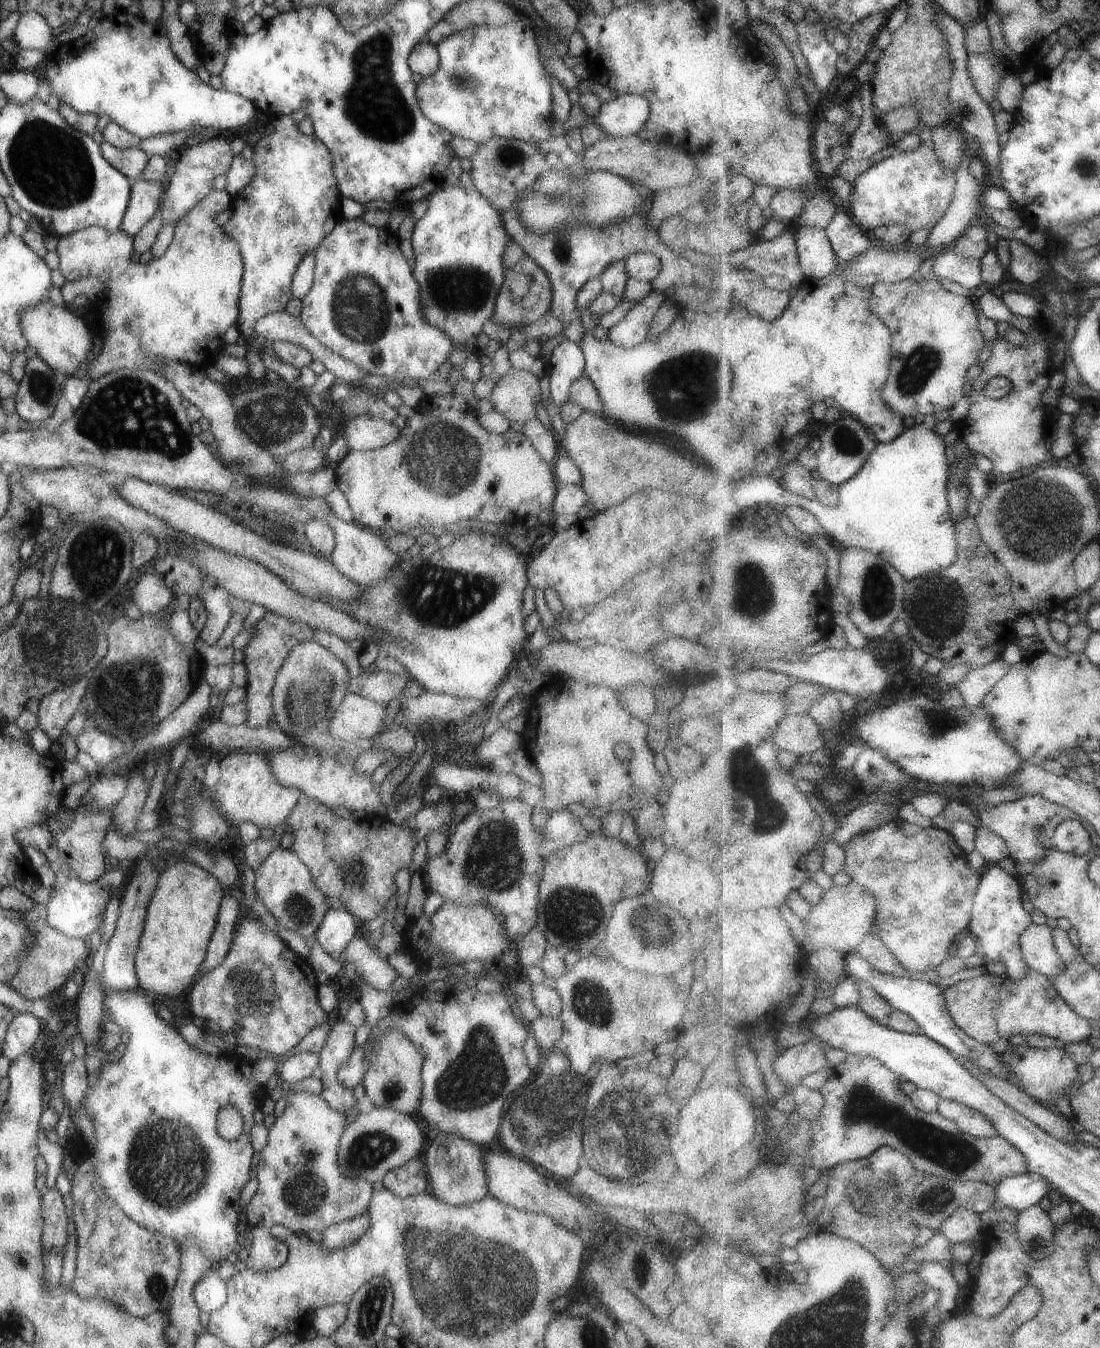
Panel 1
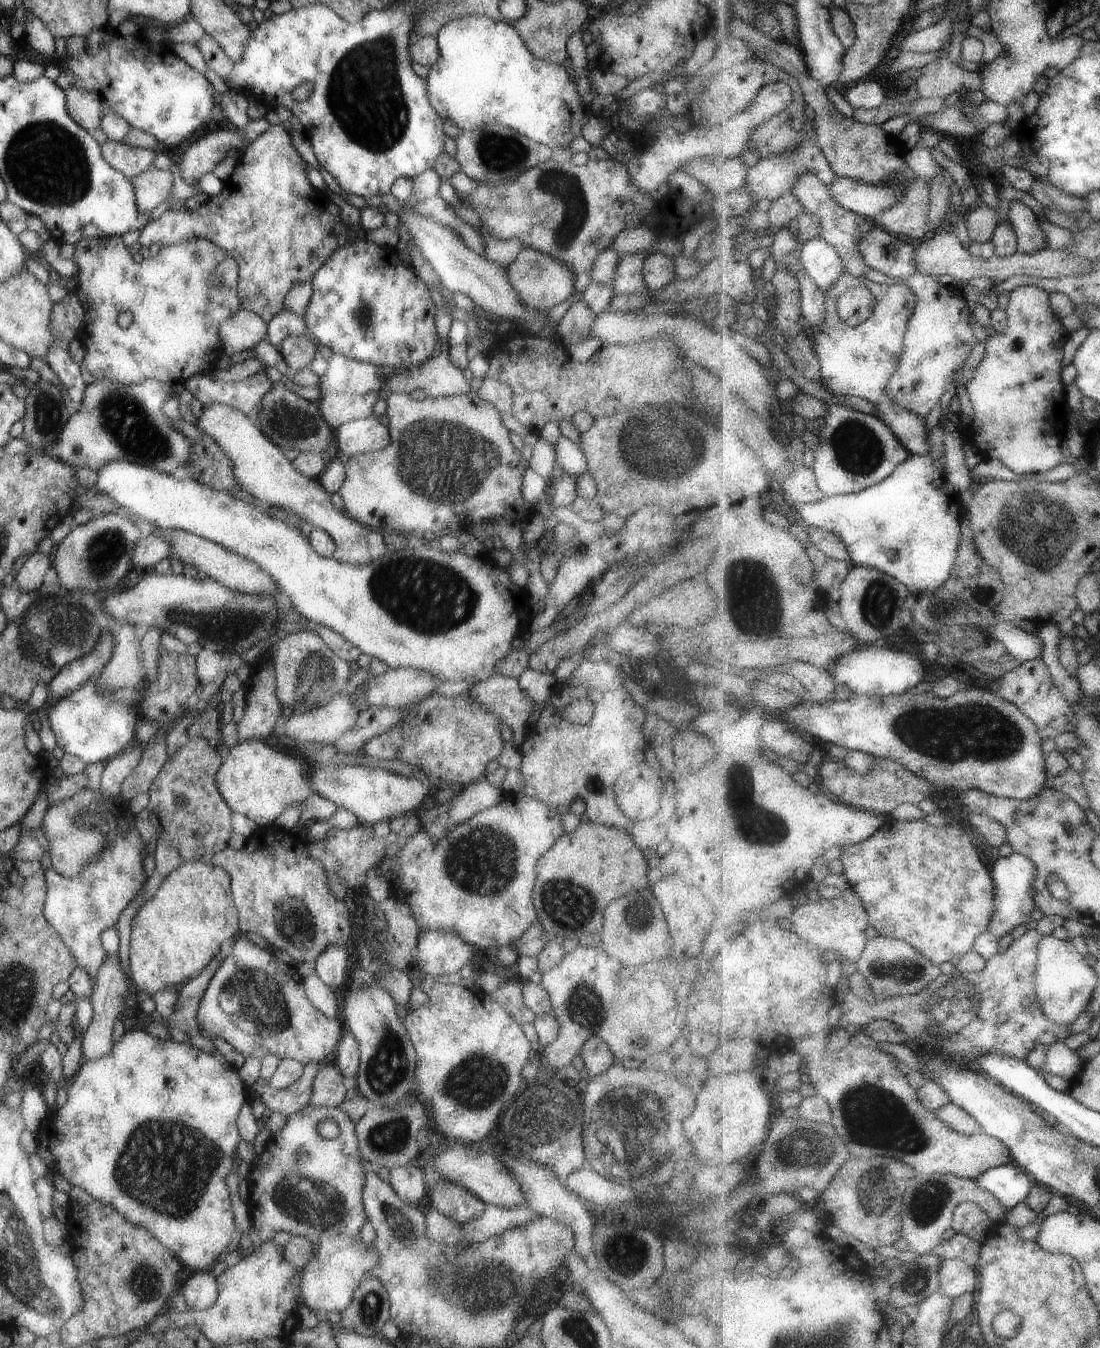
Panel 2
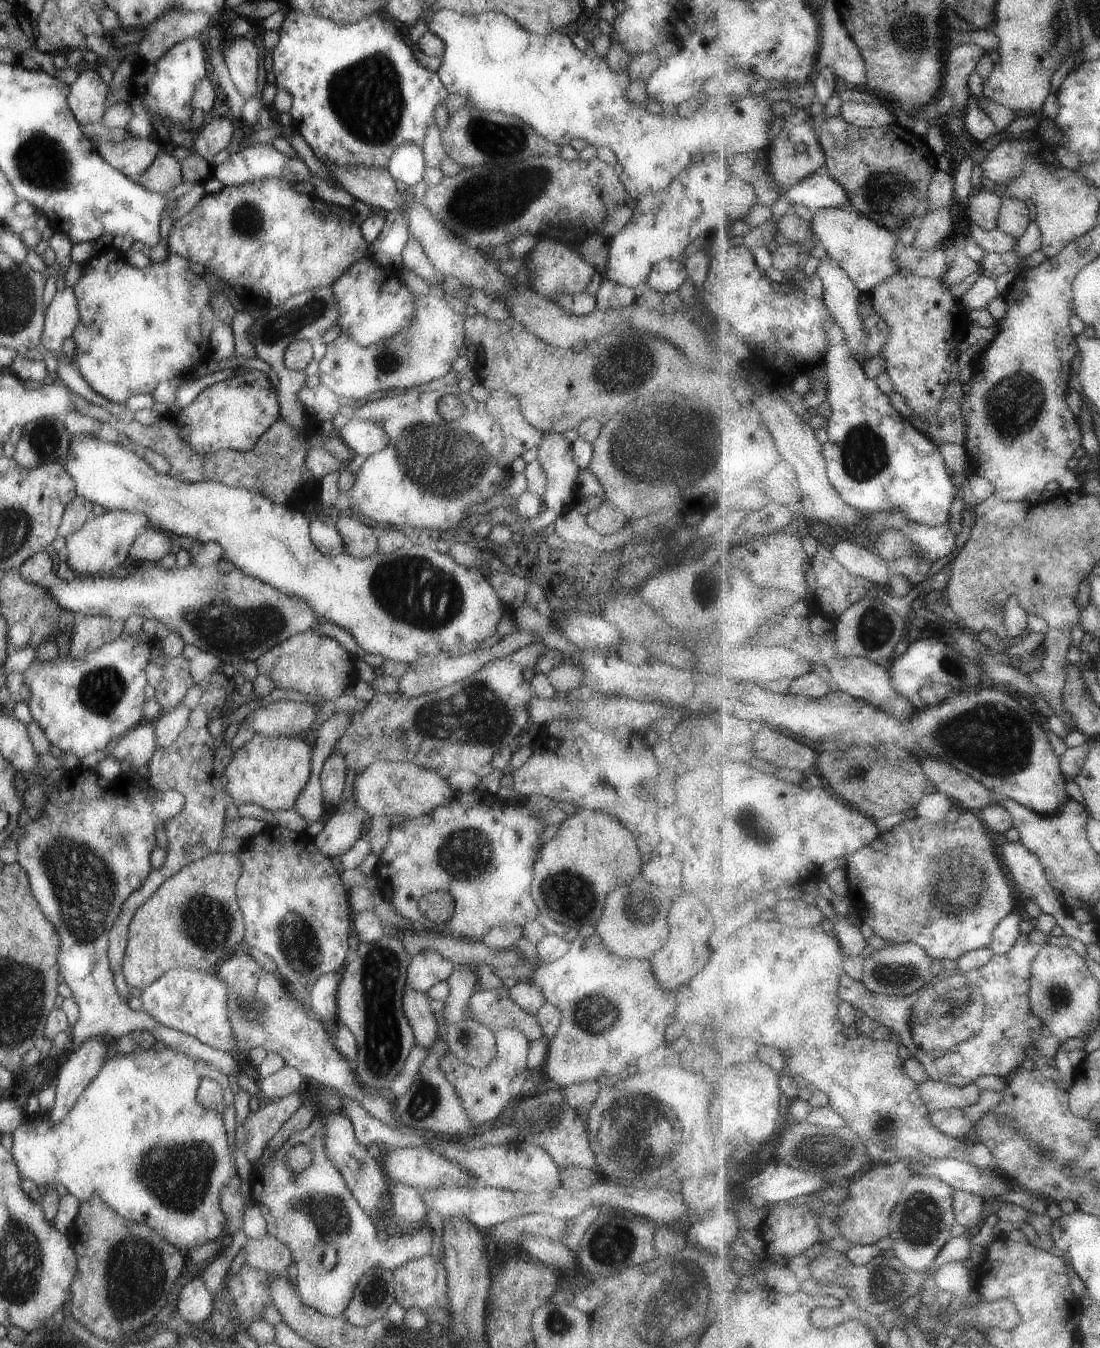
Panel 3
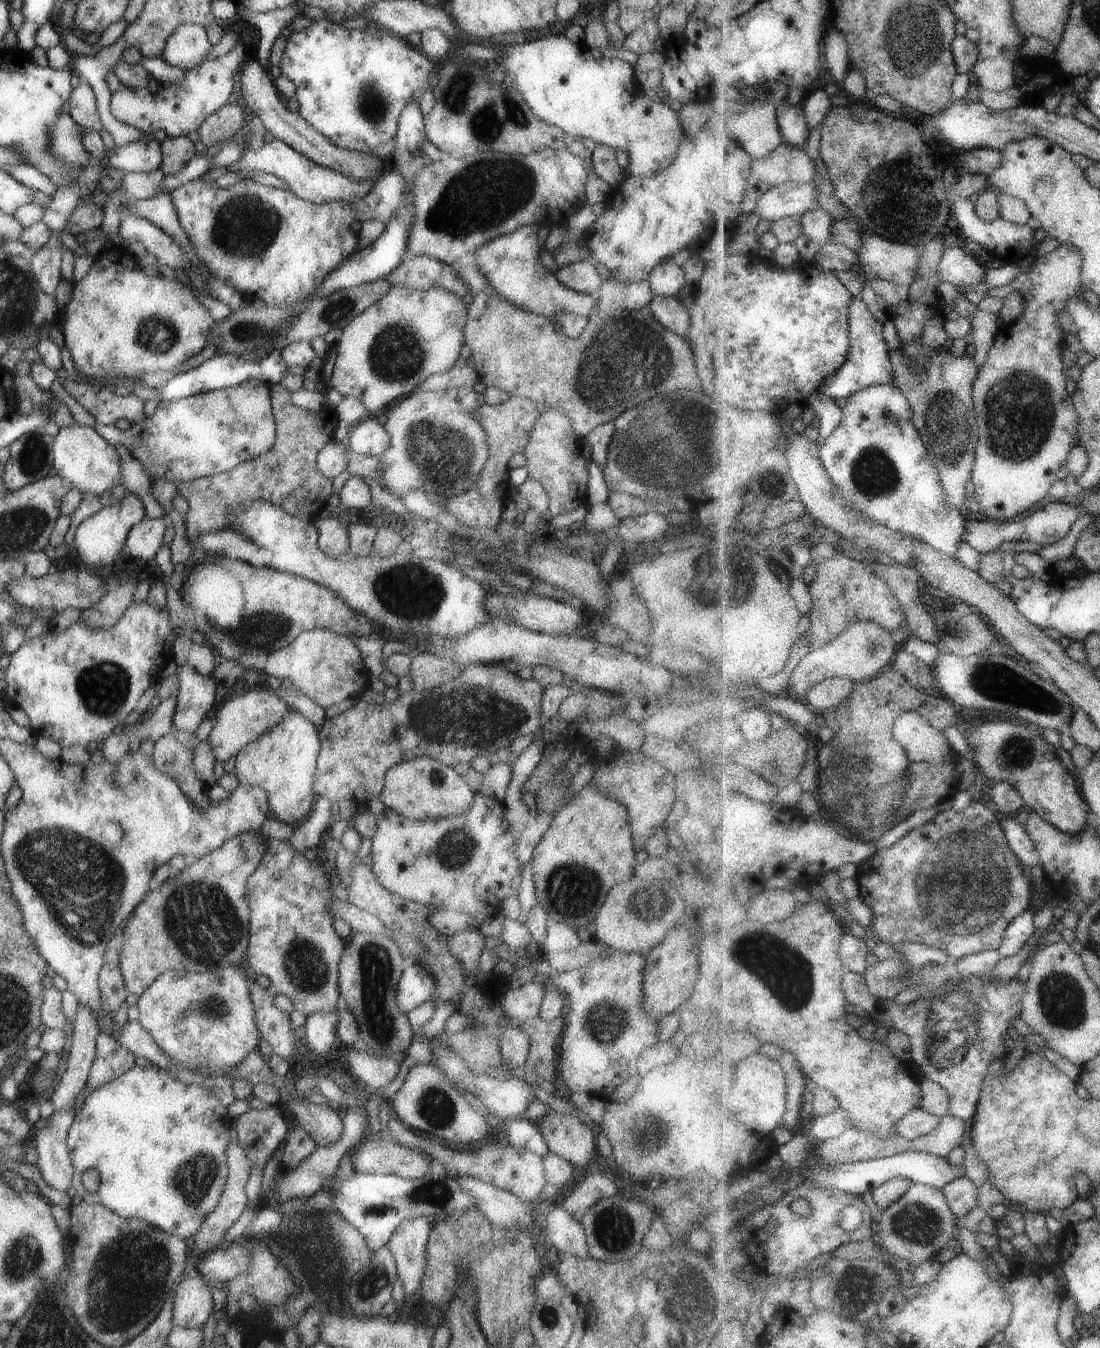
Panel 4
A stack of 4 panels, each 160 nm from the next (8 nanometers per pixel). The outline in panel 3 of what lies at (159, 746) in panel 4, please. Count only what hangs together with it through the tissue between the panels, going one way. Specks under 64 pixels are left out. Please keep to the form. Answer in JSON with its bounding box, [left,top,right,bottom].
[107,727,230,969]

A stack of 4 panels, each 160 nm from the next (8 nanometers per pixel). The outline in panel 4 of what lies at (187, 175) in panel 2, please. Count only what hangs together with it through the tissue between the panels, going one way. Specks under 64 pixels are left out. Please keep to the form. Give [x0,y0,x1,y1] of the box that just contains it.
[197,103,245,147]

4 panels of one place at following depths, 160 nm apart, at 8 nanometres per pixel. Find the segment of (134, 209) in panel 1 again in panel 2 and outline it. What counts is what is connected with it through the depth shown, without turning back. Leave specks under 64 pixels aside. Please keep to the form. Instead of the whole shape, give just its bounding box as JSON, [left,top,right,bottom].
[130,166,173,213]

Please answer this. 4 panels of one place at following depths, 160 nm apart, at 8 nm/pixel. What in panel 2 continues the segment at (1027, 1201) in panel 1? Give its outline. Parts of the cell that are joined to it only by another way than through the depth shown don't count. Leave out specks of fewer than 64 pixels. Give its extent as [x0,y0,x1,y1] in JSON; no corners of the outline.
[977,1164,1034,1211]

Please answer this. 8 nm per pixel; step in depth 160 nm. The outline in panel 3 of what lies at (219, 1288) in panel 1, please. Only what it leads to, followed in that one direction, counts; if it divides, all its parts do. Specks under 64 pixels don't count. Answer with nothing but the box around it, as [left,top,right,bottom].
[176,1276,213,1326]

